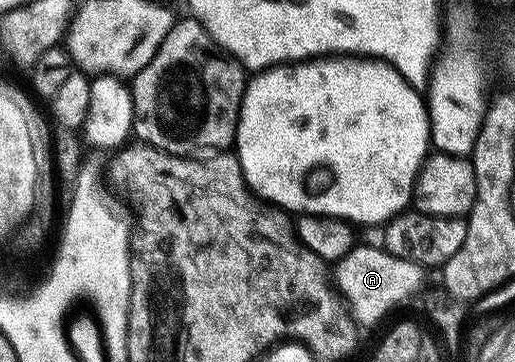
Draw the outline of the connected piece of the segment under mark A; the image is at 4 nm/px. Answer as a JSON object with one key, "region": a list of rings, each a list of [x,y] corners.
{"region":[[[355,245],[339,262],[333,263],[332,282],[336,287],[343,303],[348,307],[348,313],[359,327],[374,326],[393,306],[401,304],[405,298],[410,298],[422,286],[423,267],[416,262],[409,262],[407,258],[392,256],[386,249],[374,246]]]}

